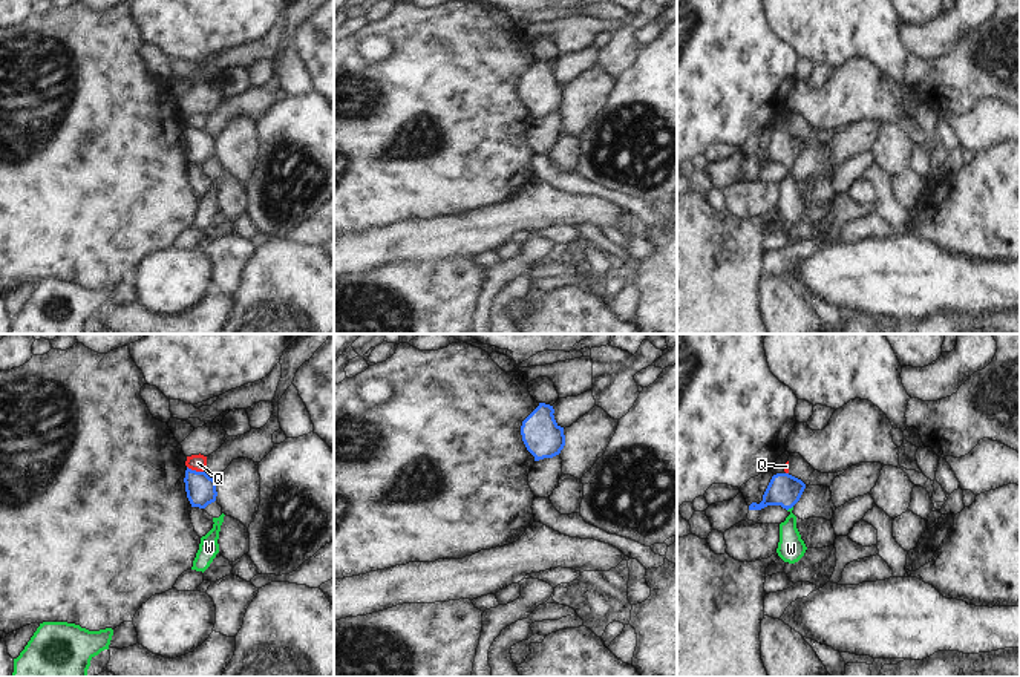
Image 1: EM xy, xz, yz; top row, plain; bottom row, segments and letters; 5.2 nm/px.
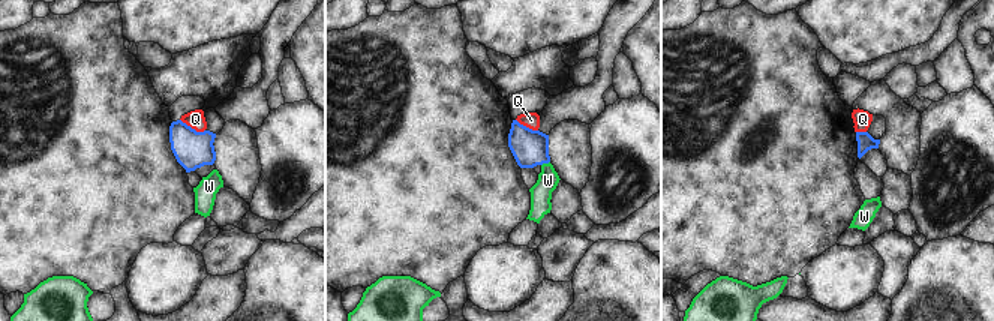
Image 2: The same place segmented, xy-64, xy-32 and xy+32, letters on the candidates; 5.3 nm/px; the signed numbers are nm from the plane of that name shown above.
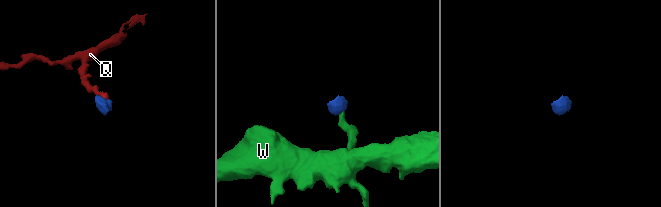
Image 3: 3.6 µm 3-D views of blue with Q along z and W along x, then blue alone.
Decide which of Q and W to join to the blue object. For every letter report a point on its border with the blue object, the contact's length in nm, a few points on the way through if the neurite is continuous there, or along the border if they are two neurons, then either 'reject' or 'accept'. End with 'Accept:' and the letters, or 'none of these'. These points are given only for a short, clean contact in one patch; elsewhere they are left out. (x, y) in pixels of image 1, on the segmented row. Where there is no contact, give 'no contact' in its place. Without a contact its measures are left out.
Q: contact xy (195, 470); length 90 nm; border xy (187, 466), (202, 472); reject
W: contact yz (789, 507); length 40 nm; way yz (784, 490), (789, 507), (791, 549); accept
Accept: W

